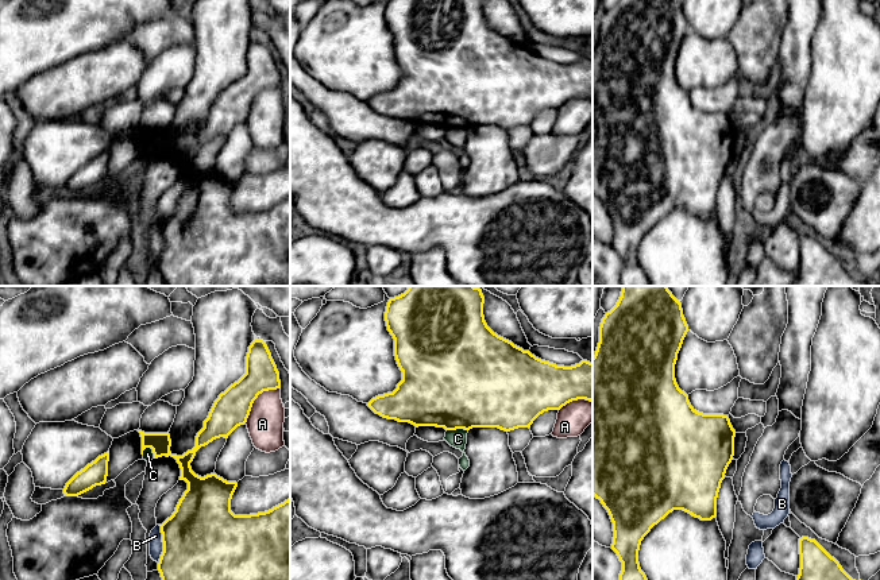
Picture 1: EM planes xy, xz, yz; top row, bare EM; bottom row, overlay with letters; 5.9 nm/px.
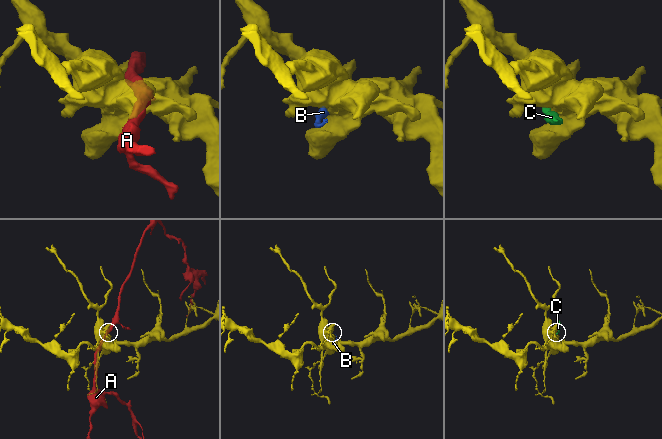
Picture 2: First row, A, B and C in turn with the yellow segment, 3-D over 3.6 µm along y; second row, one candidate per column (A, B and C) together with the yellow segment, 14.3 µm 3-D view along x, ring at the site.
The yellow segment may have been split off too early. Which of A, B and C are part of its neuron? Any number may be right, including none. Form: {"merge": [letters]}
{"merge": []}

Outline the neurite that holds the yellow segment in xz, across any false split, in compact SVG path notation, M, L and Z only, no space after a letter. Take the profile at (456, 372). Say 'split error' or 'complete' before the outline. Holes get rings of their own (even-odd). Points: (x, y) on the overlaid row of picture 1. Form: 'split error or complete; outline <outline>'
complete; outline M409 286L404 294L390 298L385 321L394 339L394 356L402 371L402 380L393 393L373 398L367 406L383 418L409 422L416 428L498 428L510 432L530 428L544 411L560 410L572 401L593 402L593 363L582 360L564 367L536 357L487 326L483 303L482 290L475 286Z

